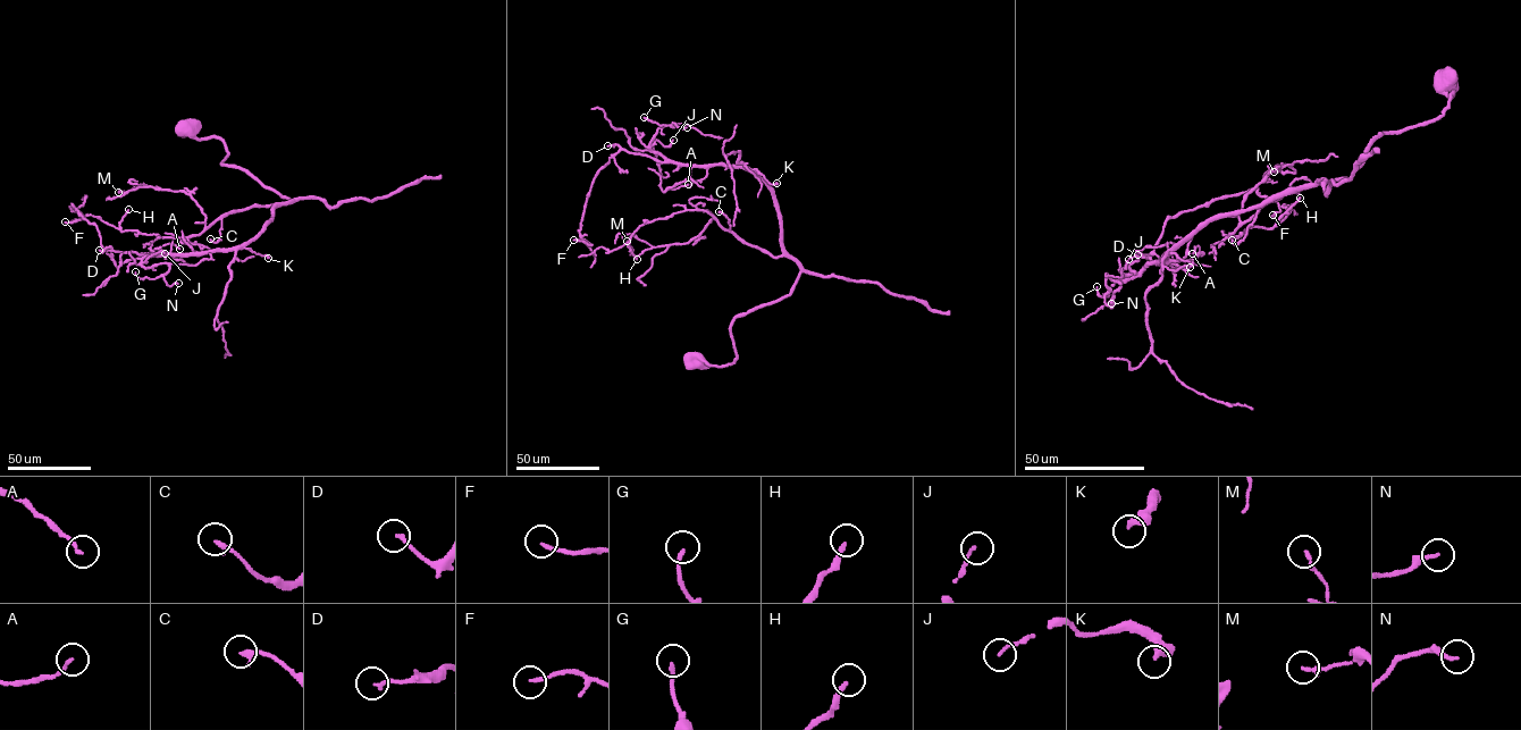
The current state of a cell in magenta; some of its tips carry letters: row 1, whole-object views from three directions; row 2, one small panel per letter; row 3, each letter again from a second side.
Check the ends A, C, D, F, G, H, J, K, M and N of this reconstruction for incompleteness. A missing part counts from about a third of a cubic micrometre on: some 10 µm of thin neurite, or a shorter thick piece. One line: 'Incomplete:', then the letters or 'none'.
Incomplete: H

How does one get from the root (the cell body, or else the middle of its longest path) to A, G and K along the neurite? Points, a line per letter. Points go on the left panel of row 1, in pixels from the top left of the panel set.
A: (188, 126), (198, 139), (223, 141), (223, 164), (292, 200), (242, 245), (179, 259), (159, 248), (179, 249)
G: (188, 126), (223, 141), (223, 164), (292, 200), (242, 245), (146, 256), (144, 267), (169, 270), (135, 271)
K: (188, 126), (198, 139), (223, 141), (228, 153), (223, 164), (292, 200), (279, 203), (244, 246), (268, 258)

